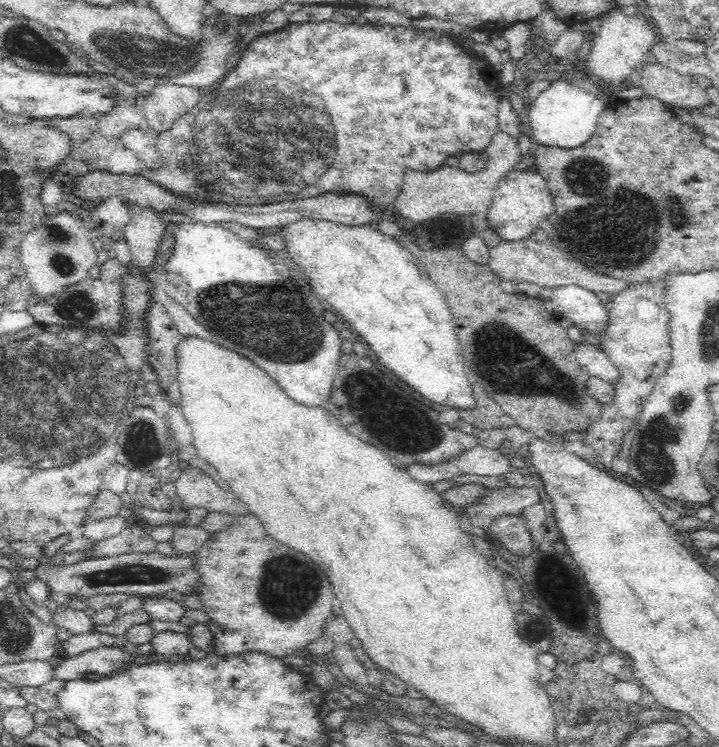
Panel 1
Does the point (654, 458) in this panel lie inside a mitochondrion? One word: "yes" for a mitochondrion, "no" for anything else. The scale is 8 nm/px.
yes

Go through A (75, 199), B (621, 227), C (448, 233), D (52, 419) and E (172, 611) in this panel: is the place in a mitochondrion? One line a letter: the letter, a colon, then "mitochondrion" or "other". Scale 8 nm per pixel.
A: other
B: mitochondrion
C: other
D: mitochondrion
E: other

